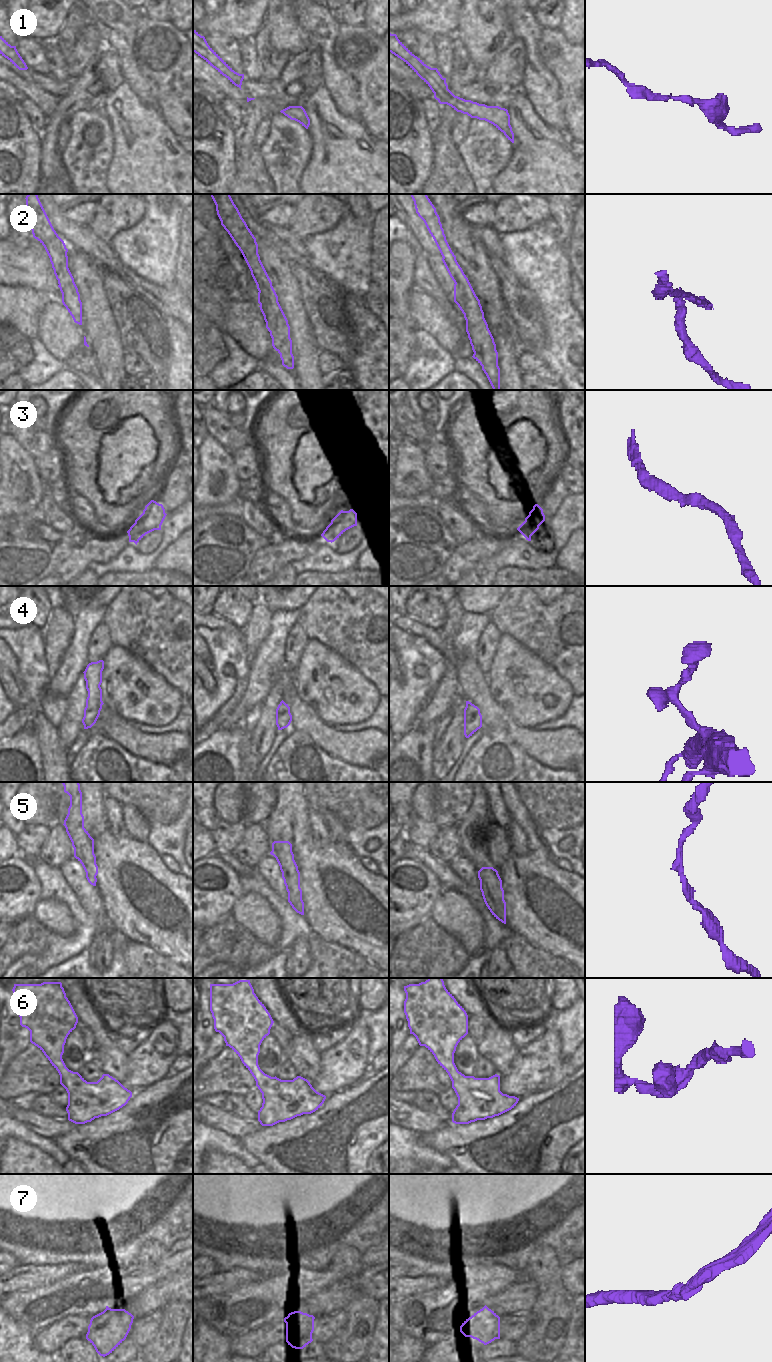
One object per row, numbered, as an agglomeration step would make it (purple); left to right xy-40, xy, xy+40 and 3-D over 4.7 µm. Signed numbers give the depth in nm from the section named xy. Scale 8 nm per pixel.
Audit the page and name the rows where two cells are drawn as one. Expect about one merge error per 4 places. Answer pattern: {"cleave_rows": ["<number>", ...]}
{"cleave_rows": ["2", "5"]}

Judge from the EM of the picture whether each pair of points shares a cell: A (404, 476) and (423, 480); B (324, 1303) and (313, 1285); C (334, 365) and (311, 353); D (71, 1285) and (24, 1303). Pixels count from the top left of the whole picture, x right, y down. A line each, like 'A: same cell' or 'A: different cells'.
A: same cell
B: different cells
C: different cells
D: same cell

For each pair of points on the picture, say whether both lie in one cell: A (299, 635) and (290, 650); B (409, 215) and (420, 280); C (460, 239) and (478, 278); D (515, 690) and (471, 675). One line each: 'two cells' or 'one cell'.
A: one cell
B: two cells
C: one cell
D: two cells

